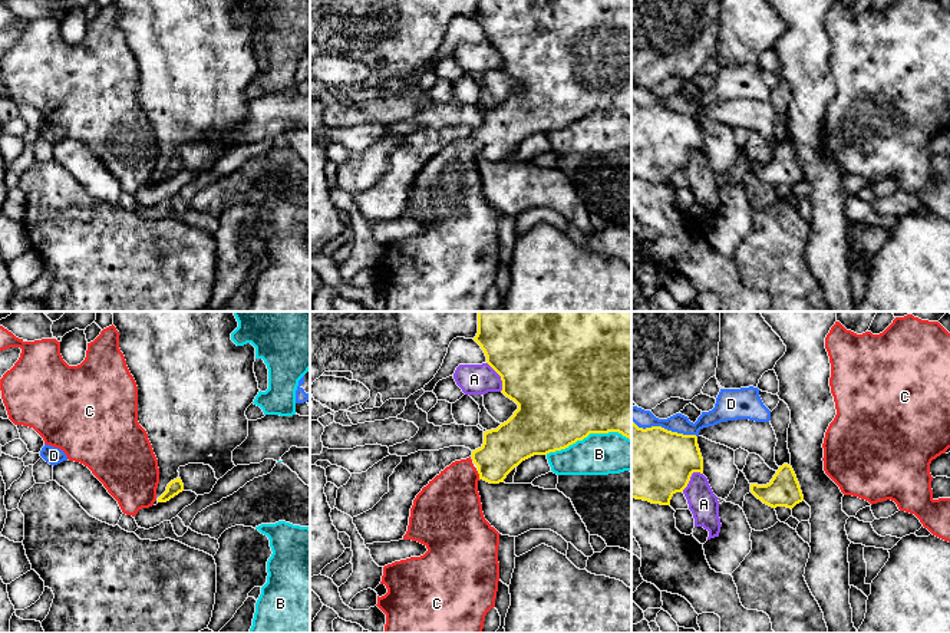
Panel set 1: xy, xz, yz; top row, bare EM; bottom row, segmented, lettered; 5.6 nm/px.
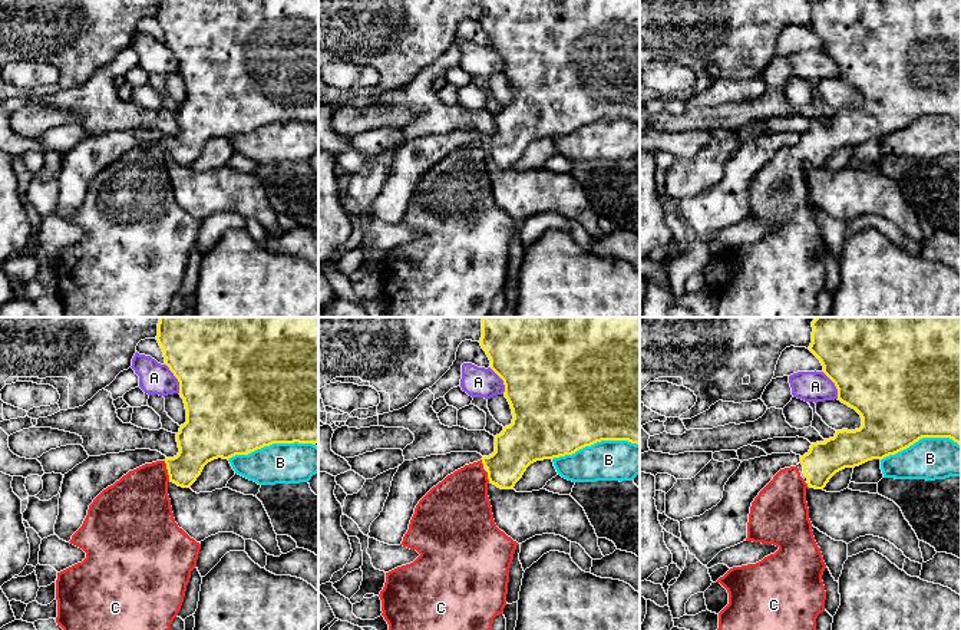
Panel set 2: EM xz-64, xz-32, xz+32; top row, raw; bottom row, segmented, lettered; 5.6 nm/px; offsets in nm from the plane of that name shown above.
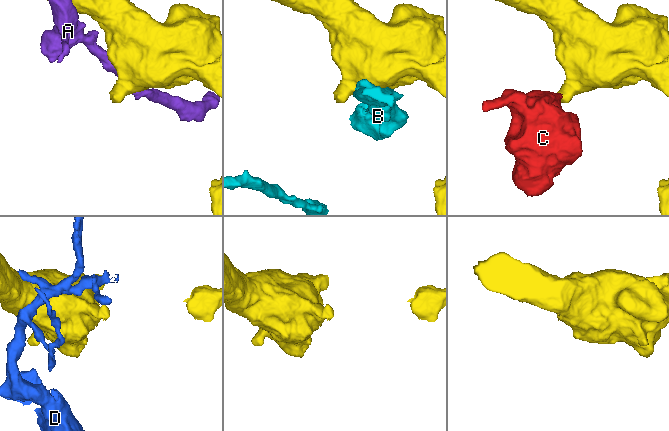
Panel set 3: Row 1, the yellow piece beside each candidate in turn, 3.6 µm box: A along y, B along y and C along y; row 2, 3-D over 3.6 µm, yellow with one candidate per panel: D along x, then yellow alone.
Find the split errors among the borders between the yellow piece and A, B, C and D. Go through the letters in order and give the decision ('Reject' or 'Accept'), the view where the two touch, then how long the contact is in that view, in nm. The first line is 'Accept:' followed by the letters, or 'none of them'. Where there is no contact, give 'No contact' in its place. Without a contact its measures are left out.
Accept: C
A: Reject. Touches yellow in xz. Shared border 190 nm
B: Reject. Touches yellow in xz. Shared border 480 nm
C: Accept. Touches yellow in xz. Shared border 50 nm
D: Reject. Touches yellow in yz. Shared border 380 nm

